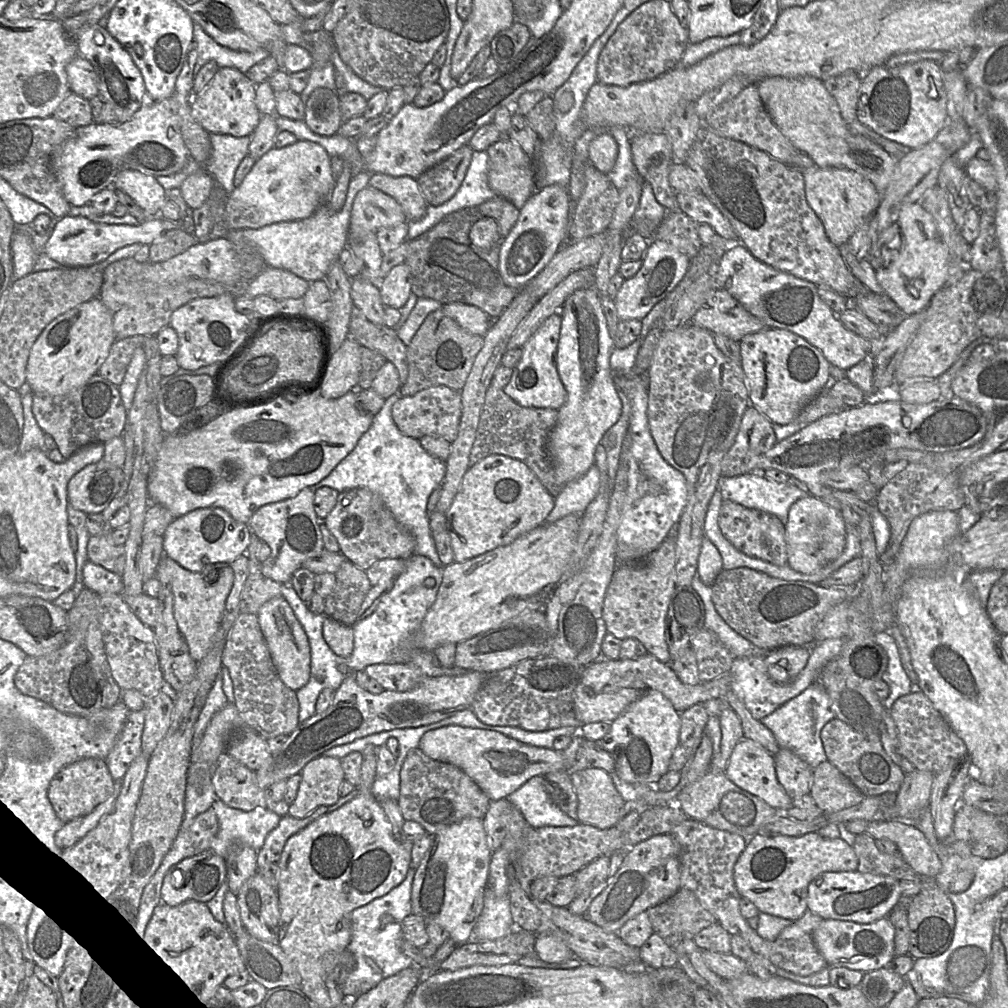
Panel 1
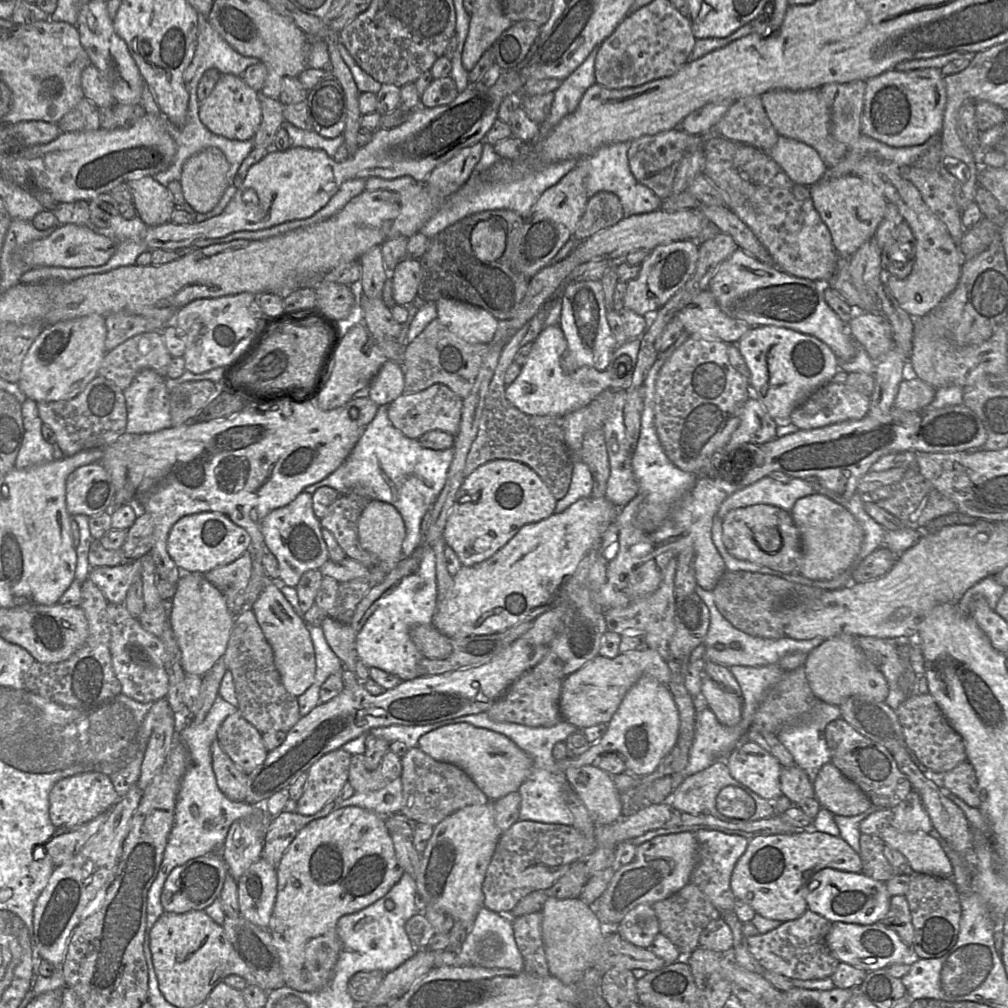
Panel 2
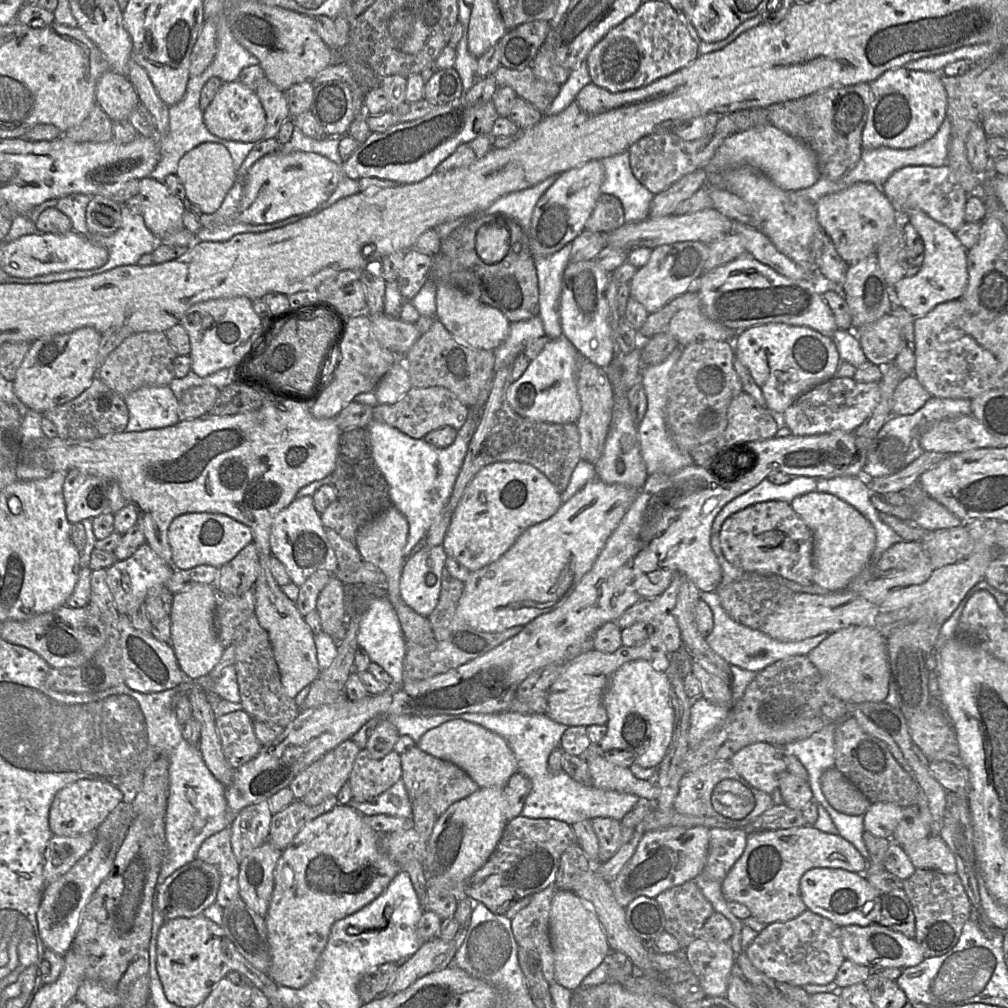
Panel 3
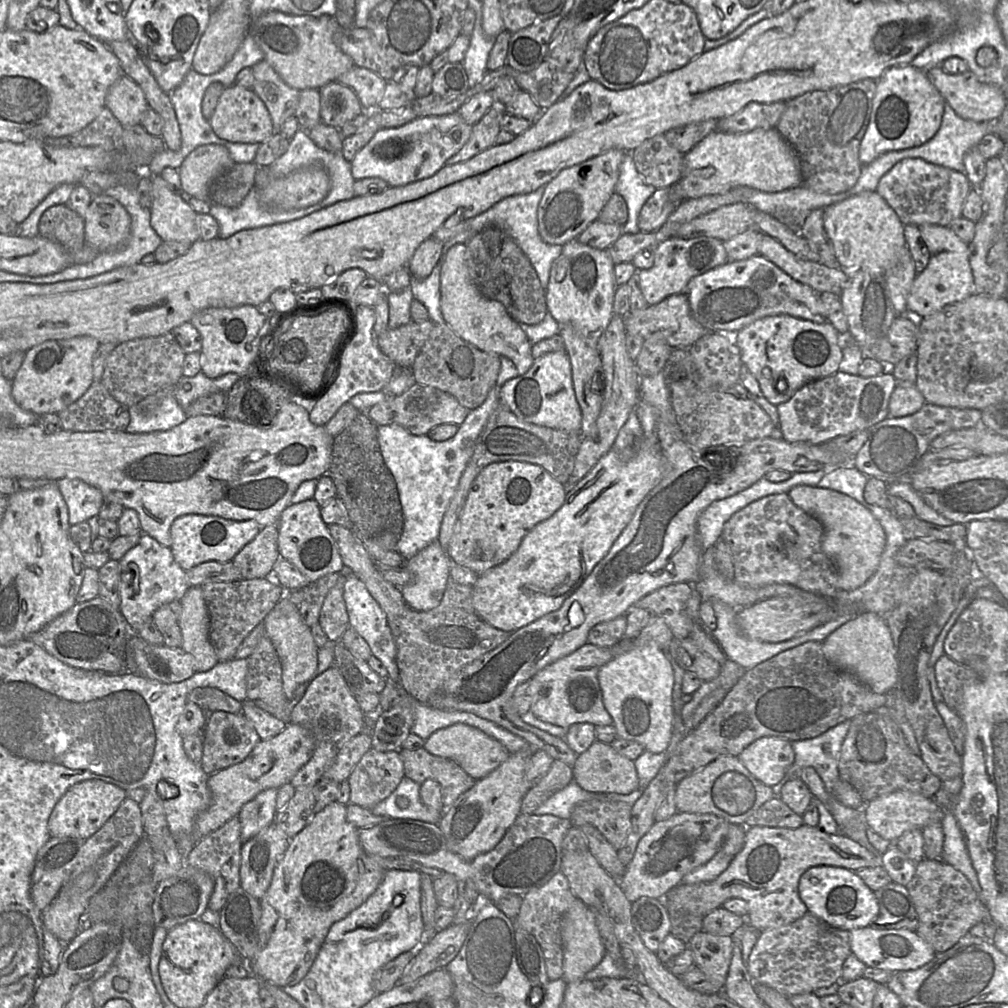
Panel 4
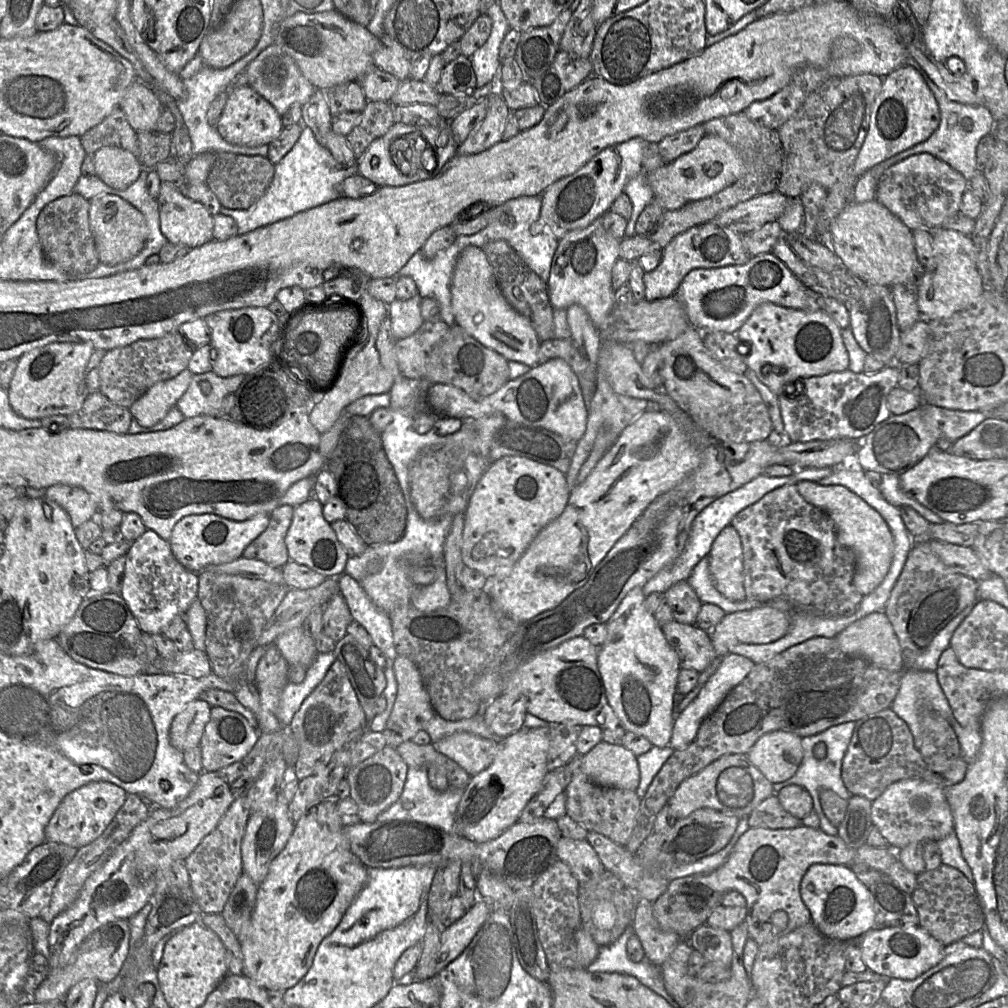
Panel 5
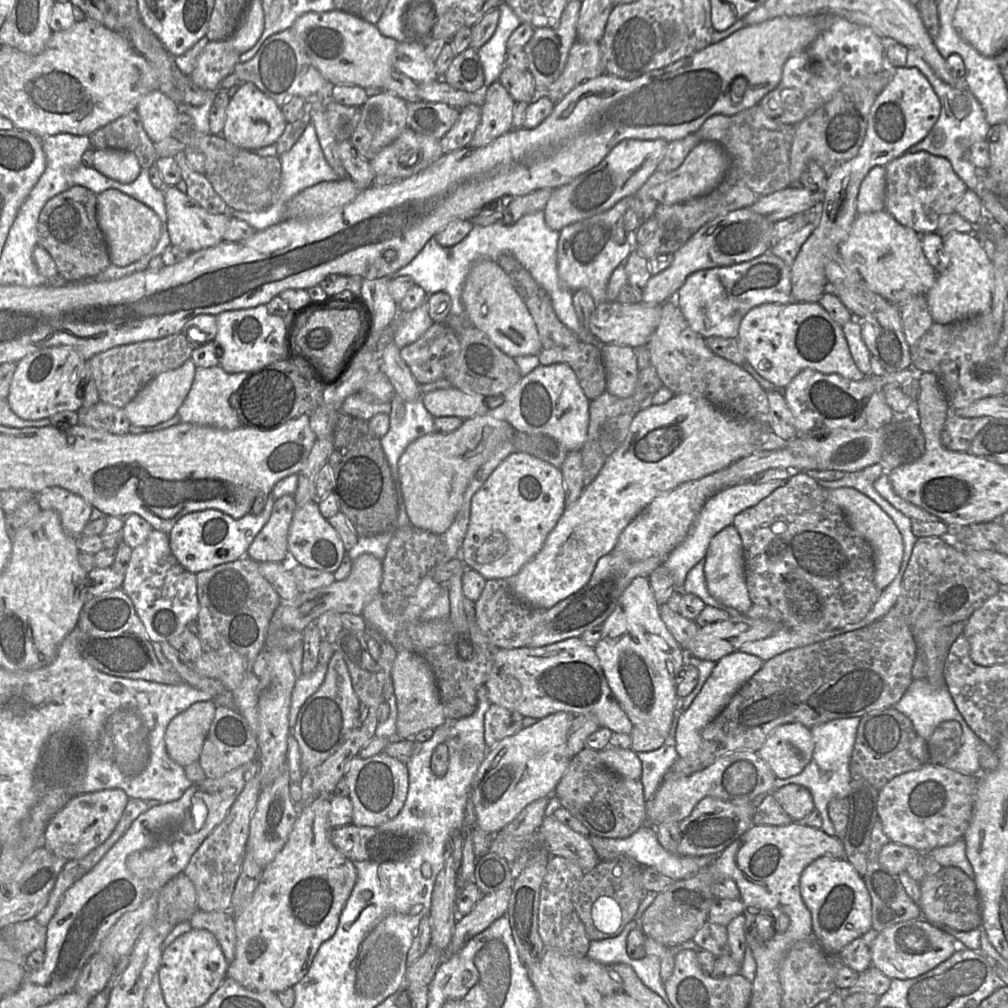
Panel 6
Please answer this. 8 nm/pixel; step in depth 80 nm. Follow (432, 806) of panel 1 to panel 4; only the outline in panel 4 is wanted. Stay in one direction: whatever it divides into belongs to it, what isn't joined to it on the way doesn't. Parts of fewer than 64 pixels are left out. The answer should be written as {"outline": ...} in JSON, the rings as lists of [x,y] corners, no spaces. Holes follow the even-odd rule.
{"outline":[[[424,747],[415,750],[401,748],[399,754],[406,777],[420,785],[427,779],[439,783],[444,810],[476,782],[455,761],[432,755]]]}

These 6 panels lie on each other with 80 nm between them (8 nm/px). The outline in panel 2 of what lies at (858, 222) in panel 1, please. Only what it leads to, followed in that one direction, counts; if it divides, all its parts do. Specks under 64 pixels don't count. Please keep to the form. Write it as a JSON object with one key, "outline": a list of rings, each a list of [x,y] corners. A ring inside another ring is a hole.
{"outline":[[[855,175],[822,178],[810,186],[810,194],[816,211],[829,229],[835,250],[839,256],[847,258],[875,236],[888,203],[871,182]]]}

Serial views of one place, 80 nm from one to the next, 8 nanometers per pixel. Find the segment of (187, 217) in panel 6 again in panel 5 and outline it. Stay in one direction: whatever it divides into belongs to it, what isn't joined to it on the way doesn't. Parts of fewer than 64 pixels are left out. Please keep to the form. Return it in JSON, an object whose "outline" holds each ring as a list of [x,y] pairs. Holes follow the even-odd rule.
{"outline":[[[162,182],[156,198],[160,228],[170,243],[195,248],[213,239],[213,215],[169,182]]]}

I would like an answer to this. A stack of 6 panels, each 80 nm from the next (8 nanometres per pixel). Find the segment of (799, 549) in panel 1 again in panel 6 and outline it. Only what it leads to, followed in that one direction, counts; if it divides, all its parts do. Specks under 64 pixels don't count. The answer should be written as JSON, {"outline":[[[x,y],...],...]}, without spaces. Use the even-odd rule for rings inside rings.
{"outline":[[[853,488],[829,489],[829,498],[844,512],[853,530],[867,540],[873,549],[875,564],[875,584],[885,589],[897,576],[904,554],[904,544],[894,521],[872,499]]]}

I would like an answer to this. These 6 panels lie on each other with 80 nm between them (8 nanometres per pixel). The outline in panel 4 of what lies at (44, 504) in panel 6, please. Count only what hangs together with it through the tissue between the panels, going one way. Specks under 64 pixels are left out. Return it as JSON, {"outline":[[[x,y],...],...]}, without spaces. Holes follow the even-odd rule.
{"outline":[[[62,478],[56,484],[68,507],[70,525],[98,516],[104,503],[103,494],[98,488],[76,478]]]}

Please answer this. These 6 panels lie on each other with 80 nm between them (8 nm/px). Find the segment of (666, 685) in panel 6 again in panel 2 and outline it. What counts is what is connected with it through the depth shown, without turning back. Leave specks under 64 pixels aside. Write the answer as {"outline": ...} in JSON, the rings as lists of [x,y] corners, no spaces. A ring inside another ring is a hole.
{"outline":[[[643,676],[627,692],[601,739],[579,756],[557,761],[557,768],[565,774],[568,768],[591,765],[601,754],[616,752],[624,759],[627,772],[635,776],[648,775],[676,745],[679,727],[679,713],[668,687],[650,676]]]}

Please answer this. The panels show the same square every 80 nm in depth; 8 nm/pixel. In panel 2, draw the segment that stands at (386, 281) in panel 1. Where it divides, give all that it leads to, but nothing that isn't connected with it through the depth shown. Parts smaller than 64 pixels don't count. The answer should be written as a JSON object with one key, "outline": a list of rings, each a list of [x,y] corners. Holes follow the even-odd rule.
{"outline":[[[404,258],[389,274],[392,279],[393,299],[396,305],[412,304],[417,296],[421,279],[421,264],[419,259]]]}

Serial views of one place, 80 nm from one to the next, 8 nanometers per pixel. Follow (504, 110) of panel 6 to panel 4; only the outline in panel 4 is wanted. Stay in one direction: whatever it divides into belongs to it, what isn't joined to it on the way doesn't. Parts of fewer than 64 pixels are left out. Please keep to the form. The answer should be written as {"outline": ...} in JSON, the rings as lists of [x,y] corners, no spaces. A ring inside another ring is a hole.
{"outline":[[[495,100],[494,106],[473,126],[466,144],[449,158],[445,165],[465,162],[495,145],[496,138],[501,131],[500,121],[504,113],[504,109]]]}

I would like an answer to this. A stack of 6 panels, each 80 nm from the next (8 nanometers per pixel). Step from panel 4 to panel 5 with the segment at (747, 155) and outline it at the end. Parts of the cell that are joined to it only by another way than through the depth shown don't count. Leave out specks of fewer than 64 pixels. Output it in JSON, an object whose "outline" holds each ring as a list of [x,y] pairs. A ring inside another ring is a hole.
{"outline":[[[708,134],[690,152],[681,155],[672,163],[665,164],[655,171],[646,174],[646,180],[655,198],[665,210],[677,210],[689,202],[702,200],[718,193],[740,179],[744,172],[744,162],[737,149],[724,139]]]}

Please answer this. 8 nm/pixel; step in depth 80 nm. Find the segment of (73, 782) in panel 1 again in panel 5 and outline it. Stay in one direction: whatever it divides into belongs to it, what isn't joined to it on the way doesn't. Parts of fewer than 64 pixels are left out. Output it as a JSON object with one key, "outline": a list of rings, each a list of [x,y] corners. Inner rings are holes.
{"outline":[[[91,782],[71,793],[60,803],[45,829],[45,841],[62,843],[80,849],[97,839],[118,810],[123,806],[128,793],[109,782]]]}

